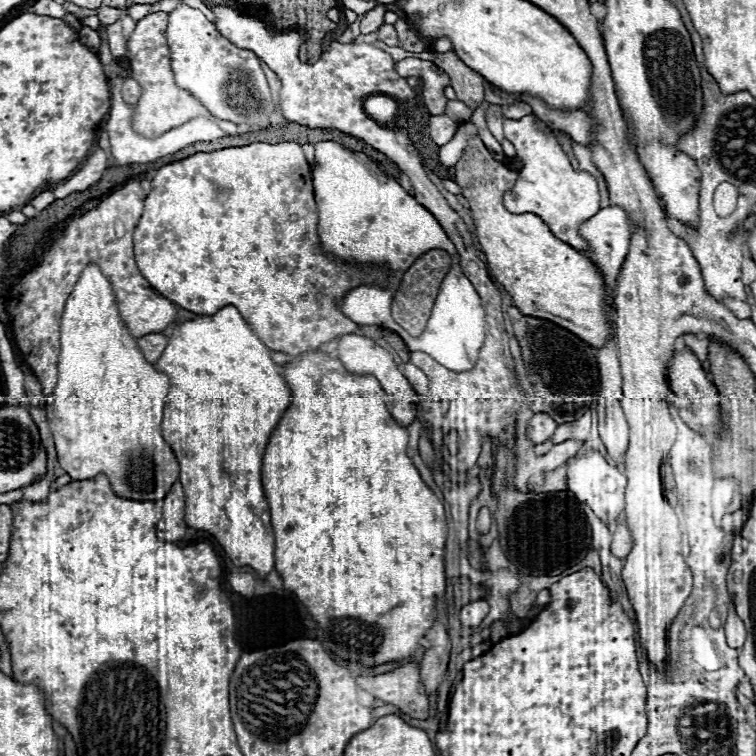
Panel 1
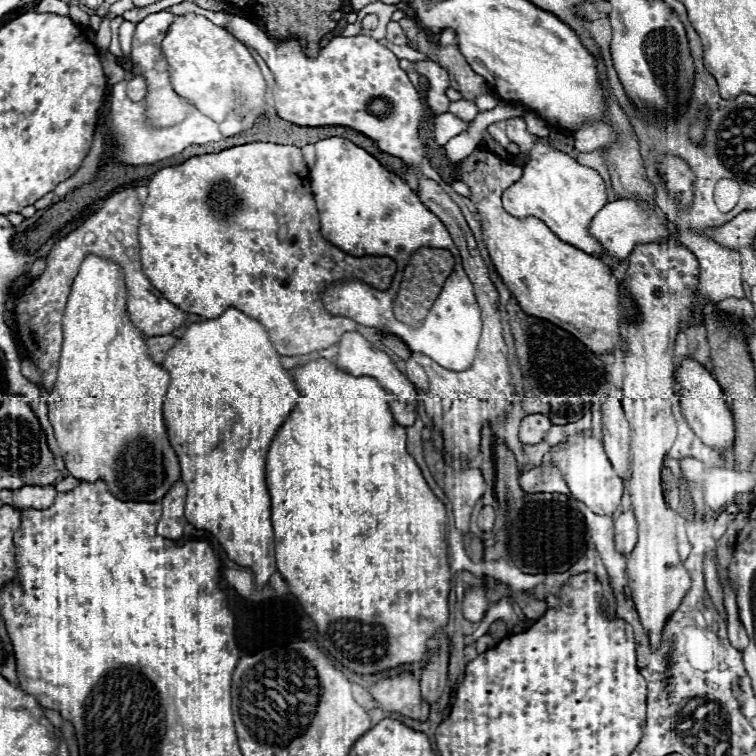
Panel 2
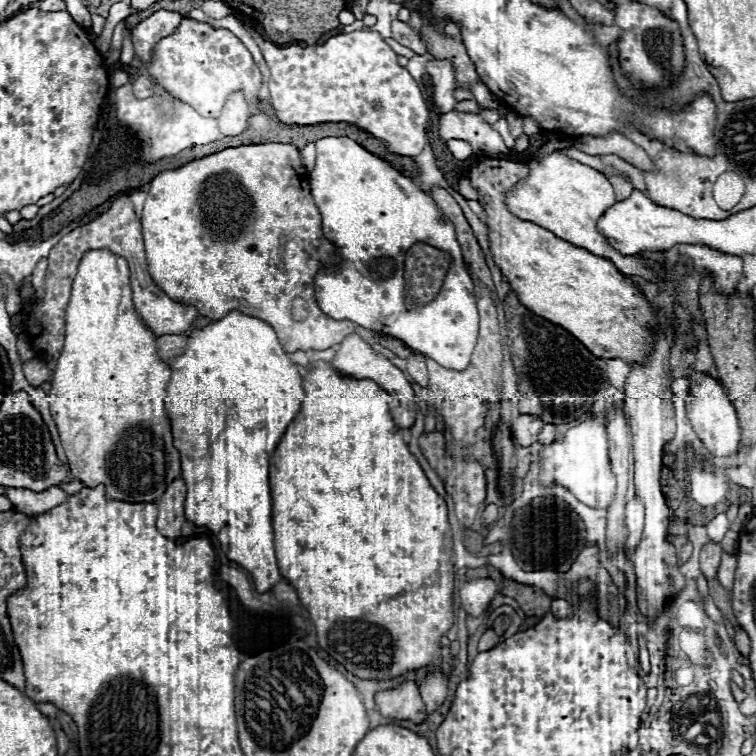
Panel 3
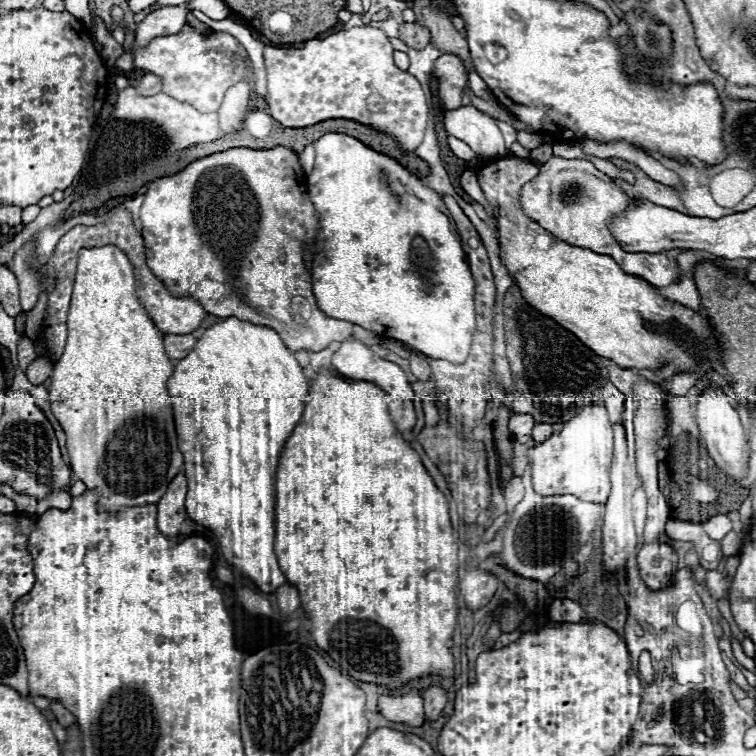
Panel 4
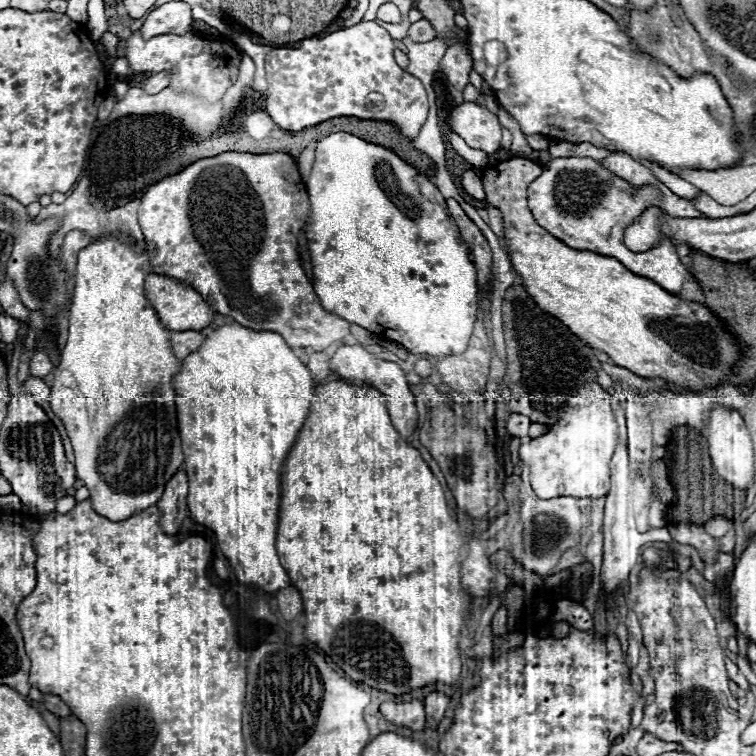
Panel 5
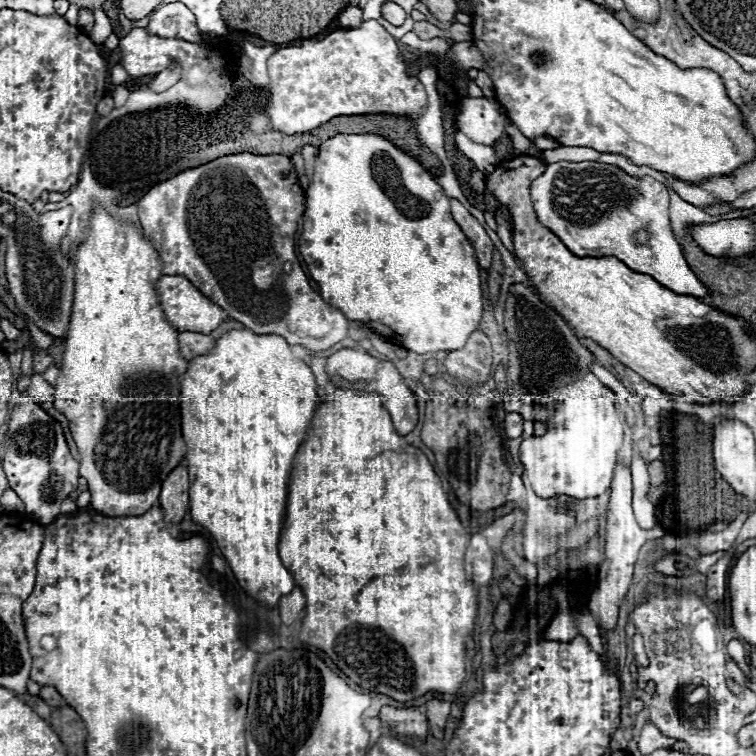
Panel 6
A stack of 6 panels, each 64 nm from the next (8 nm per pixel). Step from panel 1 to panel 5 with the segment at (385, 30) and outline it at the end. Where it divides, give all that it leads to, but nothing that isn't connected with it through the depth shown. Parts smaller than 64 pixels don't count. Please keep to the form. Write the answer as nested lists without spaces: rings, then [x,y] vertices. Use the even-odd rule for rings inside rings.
[[[418,20],[408,28],[408,38],[412,42],[430,42],[436,38],[436,30],[426,20]]]

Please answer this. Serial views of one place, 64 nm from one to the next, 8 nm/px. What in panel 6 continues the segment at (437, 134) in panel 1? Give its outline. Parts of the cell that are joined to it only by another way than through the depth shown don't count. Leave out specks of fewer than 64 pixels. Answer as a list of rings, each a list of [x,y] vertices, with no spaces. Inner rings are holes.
[[[464,98],[456,114],[456,126],[472,142],[494,146],[504,134],[504,114],[492,98]]]

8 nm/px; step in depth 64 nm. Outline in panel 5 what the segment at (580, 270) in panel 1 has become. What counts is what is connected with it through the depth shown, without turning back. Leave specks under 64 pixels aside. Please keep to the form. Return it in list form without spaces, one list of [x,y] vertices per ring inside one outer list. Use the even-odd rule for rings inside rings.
[[[514,158],[486,168],[482,172],[486,200],[492,206],[500,208],[504,218],[504,242],[512,268],[522,278],[528,296],[544,312],[560,318],[560,322],[564,322],[578,338],[588,342],[588,346],[608,354],[616,366],[628,368],[642,378],[664,378],[666,382],[682,386],[684,392],[700,392],[702,388],[714,388],[720,384],[720,380],[732,376],[732,366],[740,358],[740,348],[734,336],[728,330],[724,330],[724,324],[708,308],[672,296],[652,280],[636,276],[630,270],[626,270],[616,258],[594,254],[588,250],[572,250],[570,246],[548,234],[544,228],[540,228],[534,222],[526,206],[526,188],[532,180],[536,180],[542,174],[542,168],[538,164],[506,164],[506,162],[530,162],[530,160]]]

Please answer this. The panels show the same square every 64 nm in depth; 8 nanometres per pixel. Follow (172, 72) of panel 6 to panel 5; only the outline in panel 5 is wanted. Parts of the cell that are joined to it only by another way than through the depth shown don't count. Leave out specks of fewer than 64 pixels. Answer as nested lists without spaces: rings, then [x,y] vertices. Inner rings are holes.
[[[160,72],[160,74],[148,76],[148,78],[144,80],[142,90],[144,90],[146,94],[158,94],[158,92],[164,90],[168,84],[170,84],[170,76],[168,76],[166,72]]]

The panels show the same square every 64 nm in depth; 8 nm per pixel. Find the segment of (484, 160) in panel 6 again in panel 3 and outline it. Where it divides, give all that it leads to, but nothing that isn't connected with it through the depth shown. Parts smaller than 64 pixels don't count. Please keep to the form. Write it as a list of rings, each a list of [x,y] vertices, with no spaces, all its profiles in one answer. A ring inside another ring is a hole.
[[[452,138],[452,140],[446,142],[446,146],[448,146],[448,150],[452,152],[452,156],[454,156],[456,160],[466,160],[466,158],[472,156],[472,148],[470,148],[470,144],[464,142],[464,140]]]

